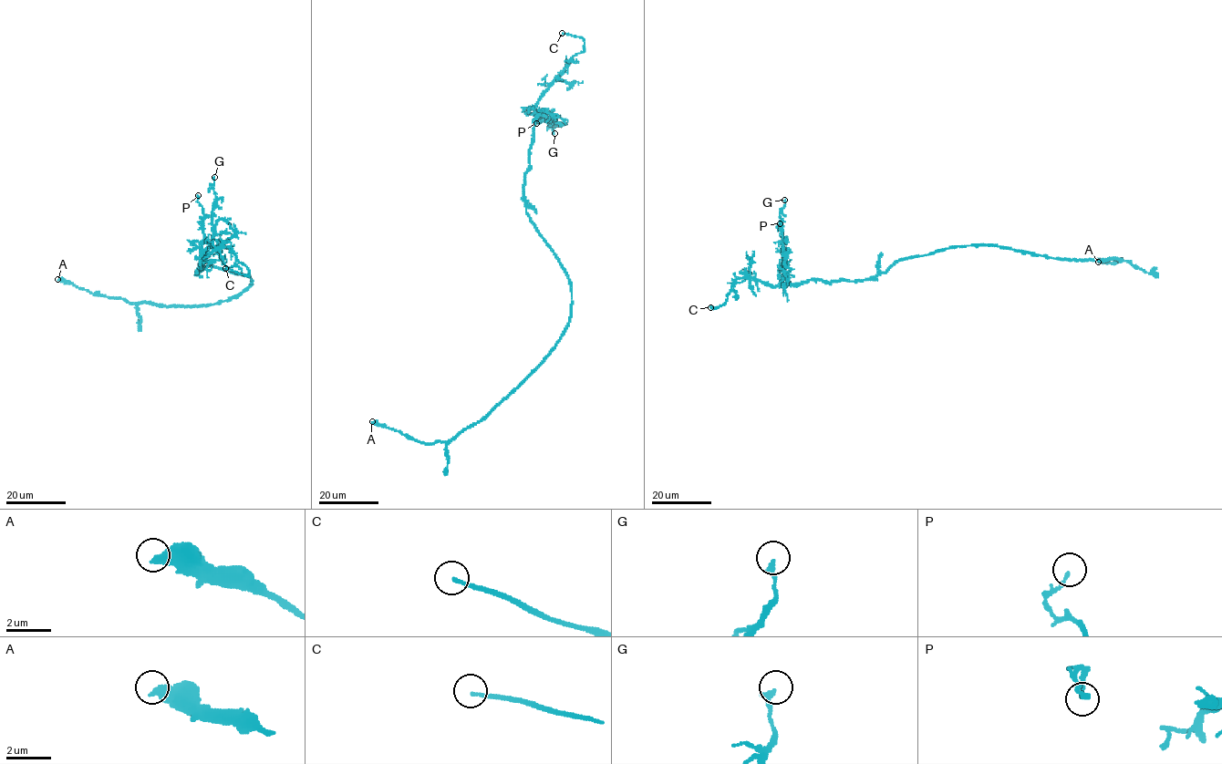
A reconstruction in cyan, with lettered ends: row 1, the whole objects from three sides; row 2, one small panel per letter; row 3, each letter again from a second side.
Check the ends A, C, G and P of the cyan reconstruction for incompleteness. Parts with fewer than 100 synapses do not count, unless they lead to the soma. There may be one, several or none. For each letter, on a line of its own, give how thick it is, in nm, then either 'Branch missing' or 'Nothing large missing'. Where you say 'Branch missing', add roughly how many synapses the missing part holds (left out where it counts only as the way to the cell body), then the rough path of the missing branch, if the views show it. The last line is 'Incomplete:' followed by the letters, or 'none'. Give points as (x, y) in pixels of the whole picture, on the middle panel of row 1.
A: Thickness 440 nm. Nothing large missing
C: Thickness 150 nm. Branch missing. Course of what is missing: (562, 33), (500, 30)
G: Thickness 200 nm. Nothing large missing
P: Thickness 100 nm. Nothing large missing
Incomplete: C

